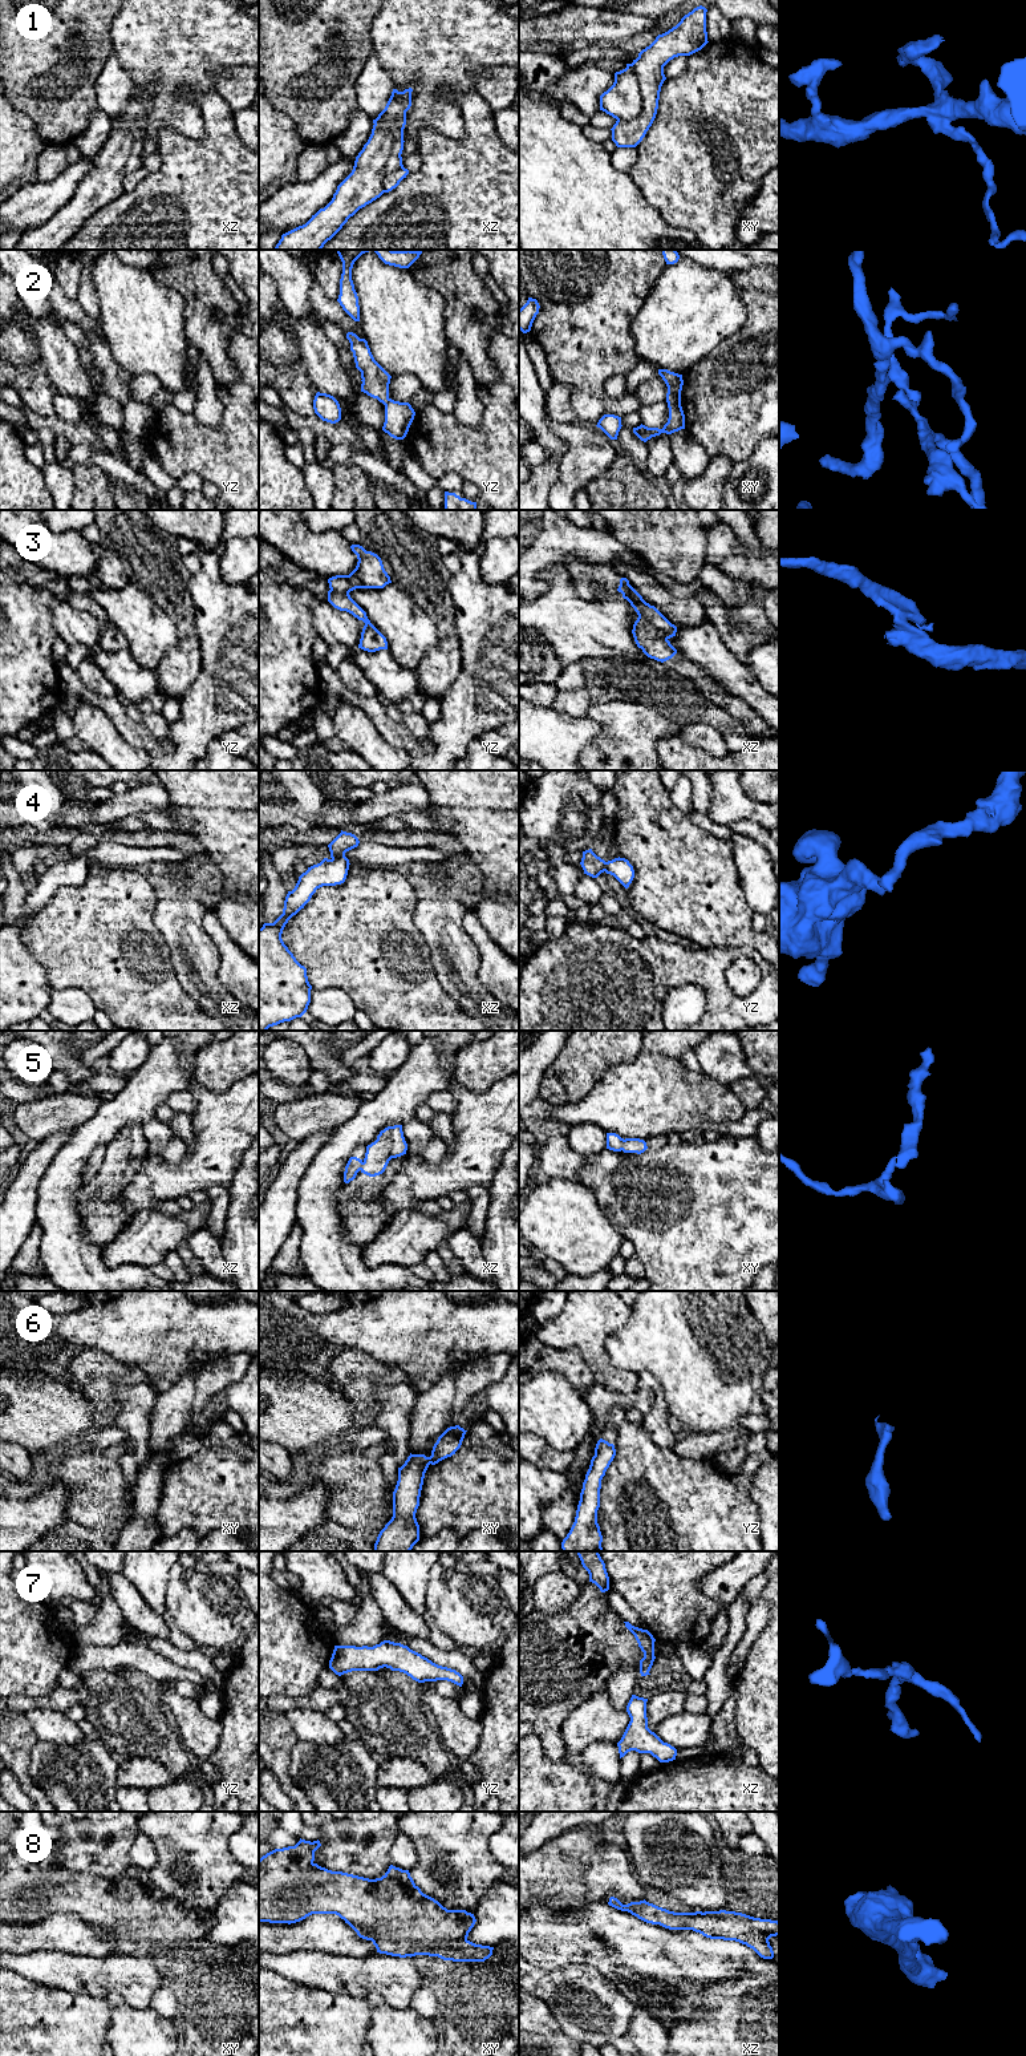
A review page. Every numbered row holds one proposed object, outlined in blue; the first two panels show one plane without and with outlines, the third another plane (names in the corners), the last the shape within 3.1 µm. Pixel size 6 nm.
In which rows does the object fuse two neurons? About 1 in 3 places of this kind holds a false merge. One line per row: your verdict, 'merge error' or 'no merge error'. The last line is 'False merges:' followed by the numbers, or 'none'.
1: merge error
2: merge error
3: merge error
4: merge error
5: merge error
6: no merge error
7: no merge error
8: no merge error
False merges: 1, 2, 3, 4, 5

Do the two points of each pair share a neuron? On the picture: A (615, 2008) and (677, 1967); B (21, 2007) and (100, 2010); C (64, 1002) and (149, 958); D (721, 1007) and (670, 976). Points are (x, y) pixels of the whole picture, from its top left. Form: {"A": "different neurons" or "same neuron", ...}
{"A": "different neurons", "B": "same neuron", "C": "different neurons", "D": "same neuron"}

